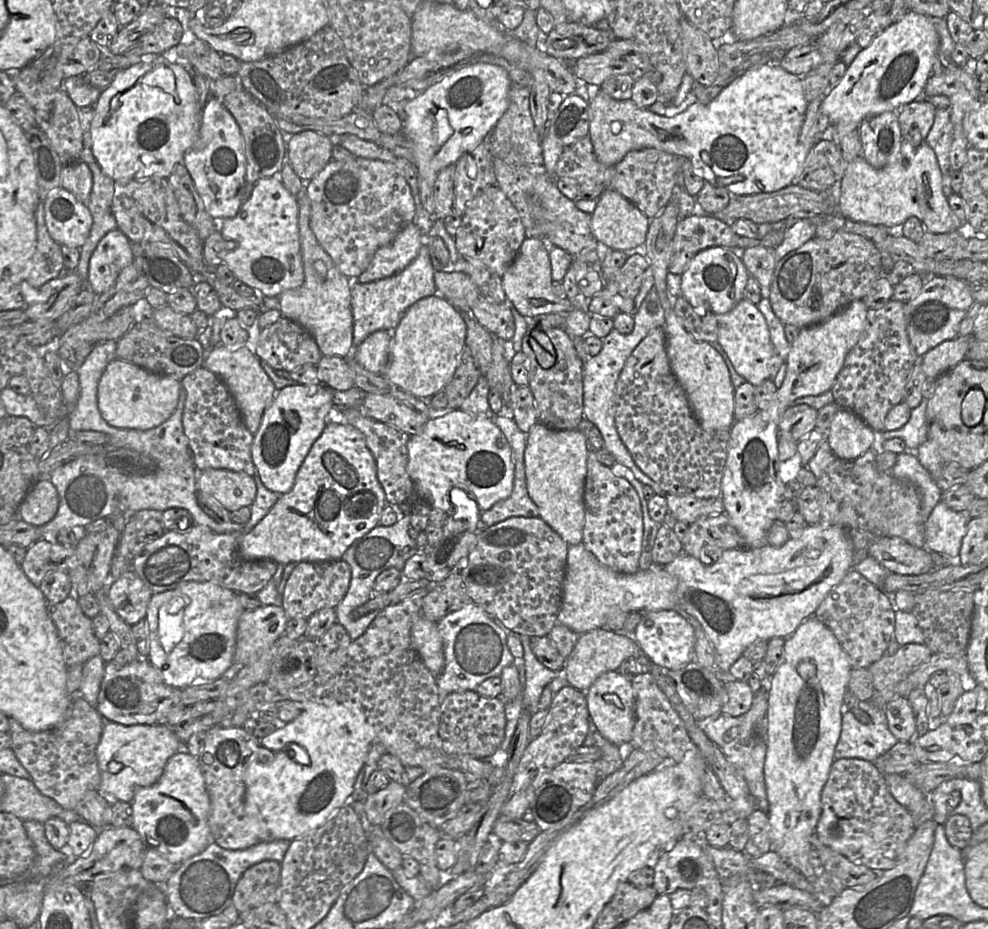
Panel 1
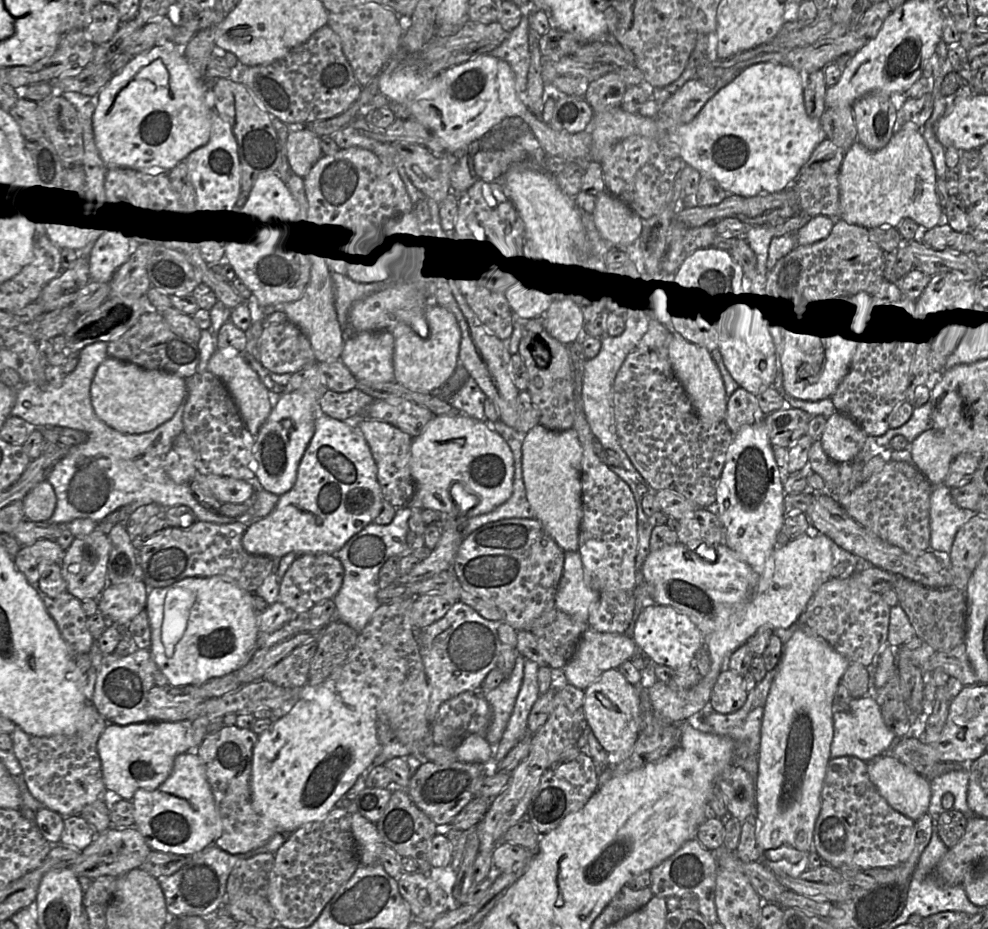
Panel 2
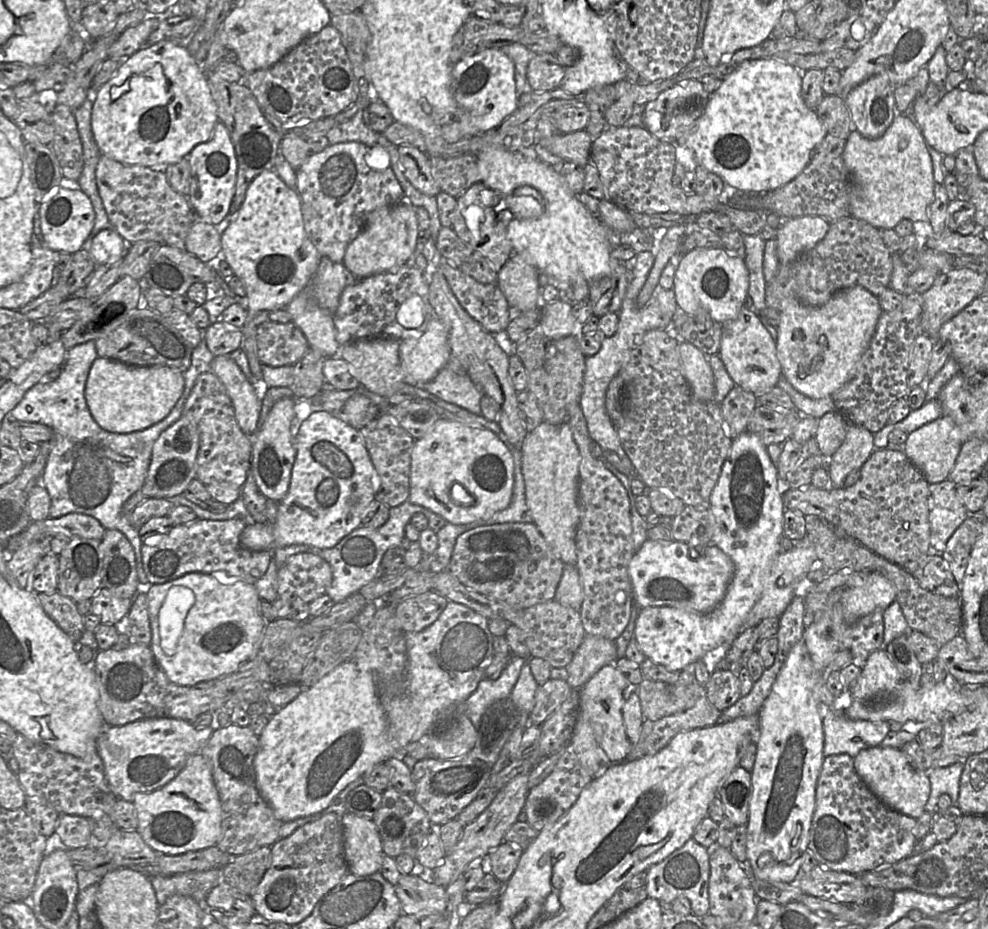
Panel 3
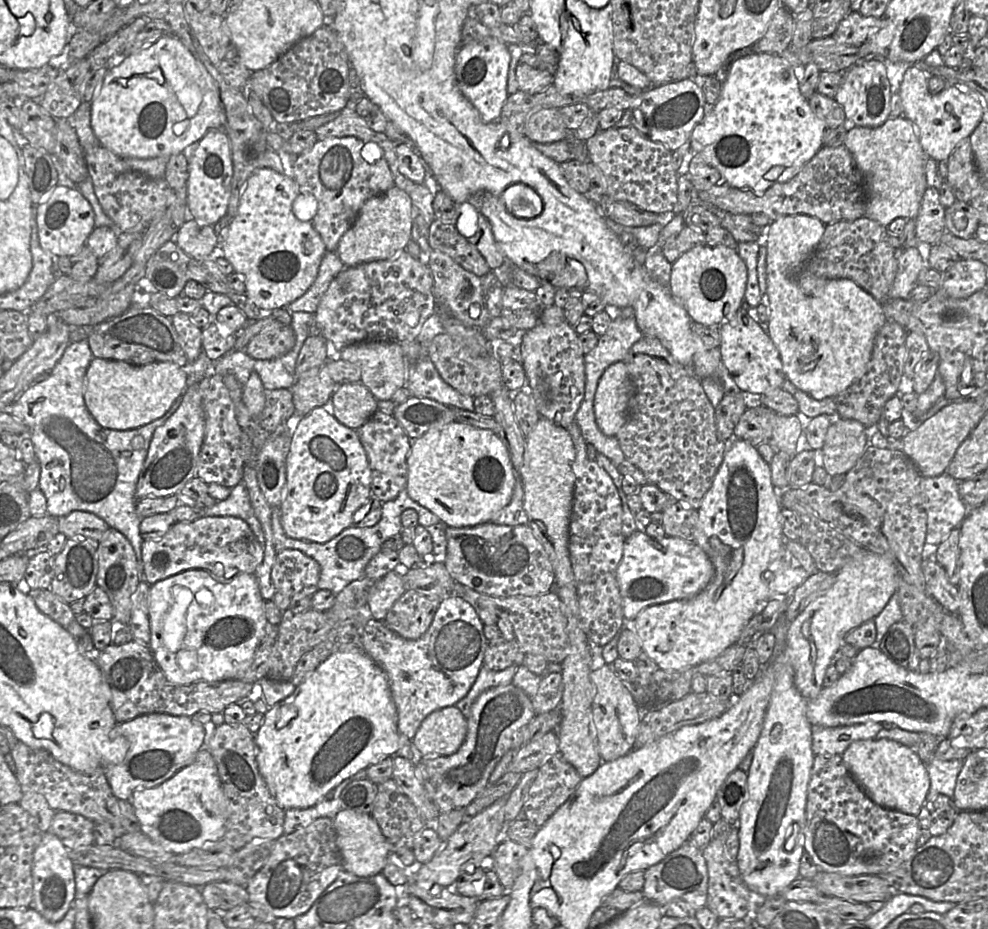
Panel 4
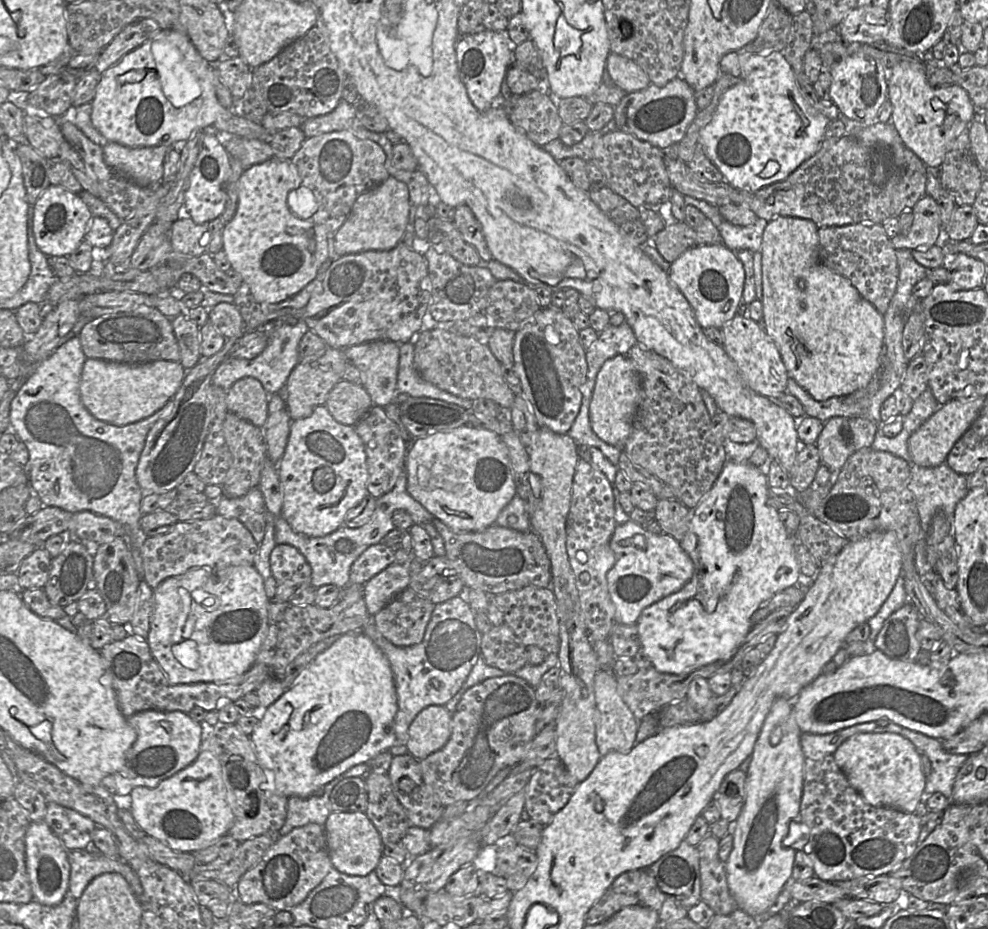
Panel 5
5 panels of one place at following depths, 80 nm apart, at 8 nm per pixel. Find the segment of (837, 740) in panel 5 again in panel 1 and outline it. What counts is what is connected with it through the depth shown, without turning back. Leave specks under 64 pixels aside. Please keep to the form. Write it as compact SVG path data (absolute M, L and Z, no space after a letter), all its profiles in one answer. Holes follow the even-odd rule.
M871 700L859 701L857 707L867 713L871 720L863 724L850 712L842 715L841 734L835 747L834 759L858 758L873 763L898 740L888 729L882 708Z

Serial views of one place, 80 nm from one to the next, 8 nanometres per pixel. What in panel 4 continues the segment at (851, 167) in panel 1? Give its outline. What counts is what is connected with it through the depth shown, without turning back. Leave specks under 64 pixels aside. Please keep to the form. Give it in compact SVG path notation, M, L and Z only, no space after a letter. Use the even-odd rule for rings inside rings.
M904 116L889 118L879 127L853 126L844 145L852 154L864 185L865 216L887 227L896 218L914 219L928 188L926 162L929 156L919 141L918 127Z

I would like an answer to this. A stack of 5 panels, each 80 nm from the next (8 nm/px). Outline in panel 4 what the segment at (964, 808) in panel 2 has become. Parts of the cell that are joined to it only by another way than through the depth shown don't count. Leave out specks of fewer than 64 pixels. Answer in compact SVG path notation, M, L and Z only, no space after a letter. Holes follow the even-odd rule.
M936 757L927 765L930 787L924 803L930 812L933 812L932 803L938 794L944 794L952 799L957 777L964 765L965 759L941 760Z

